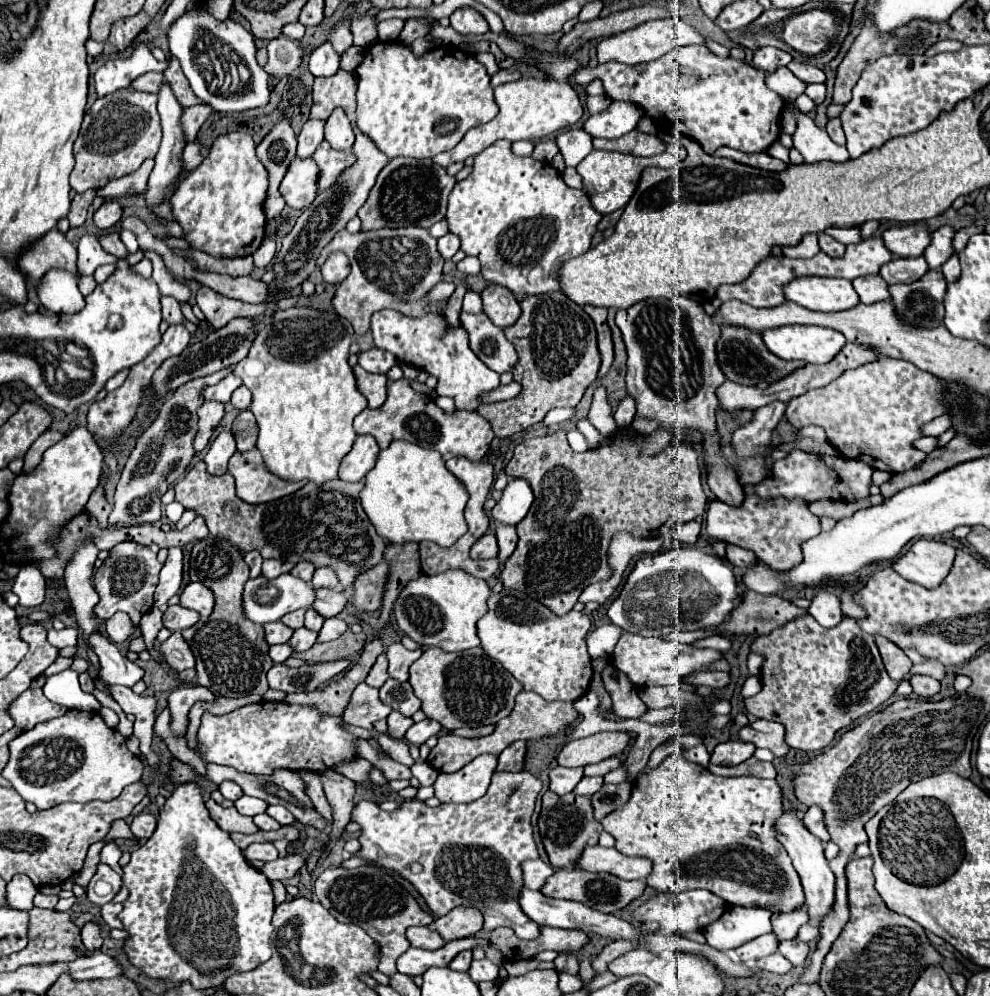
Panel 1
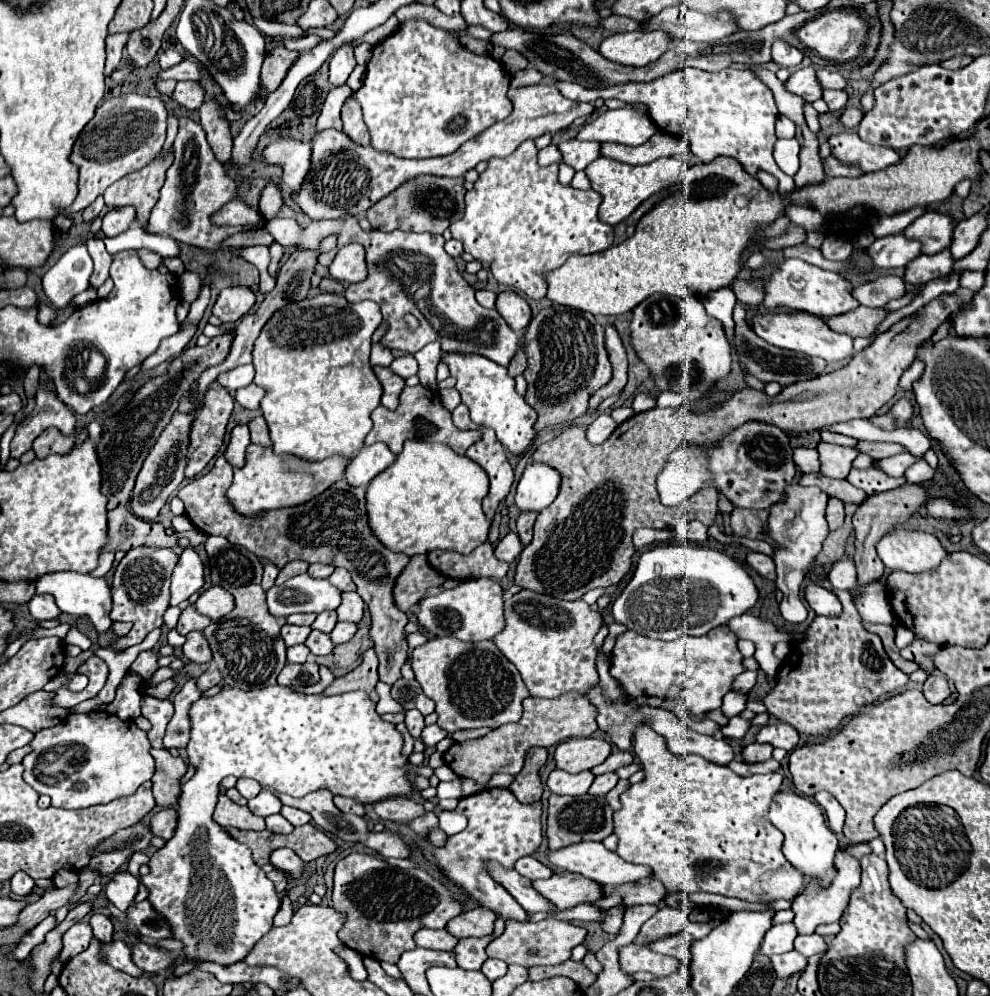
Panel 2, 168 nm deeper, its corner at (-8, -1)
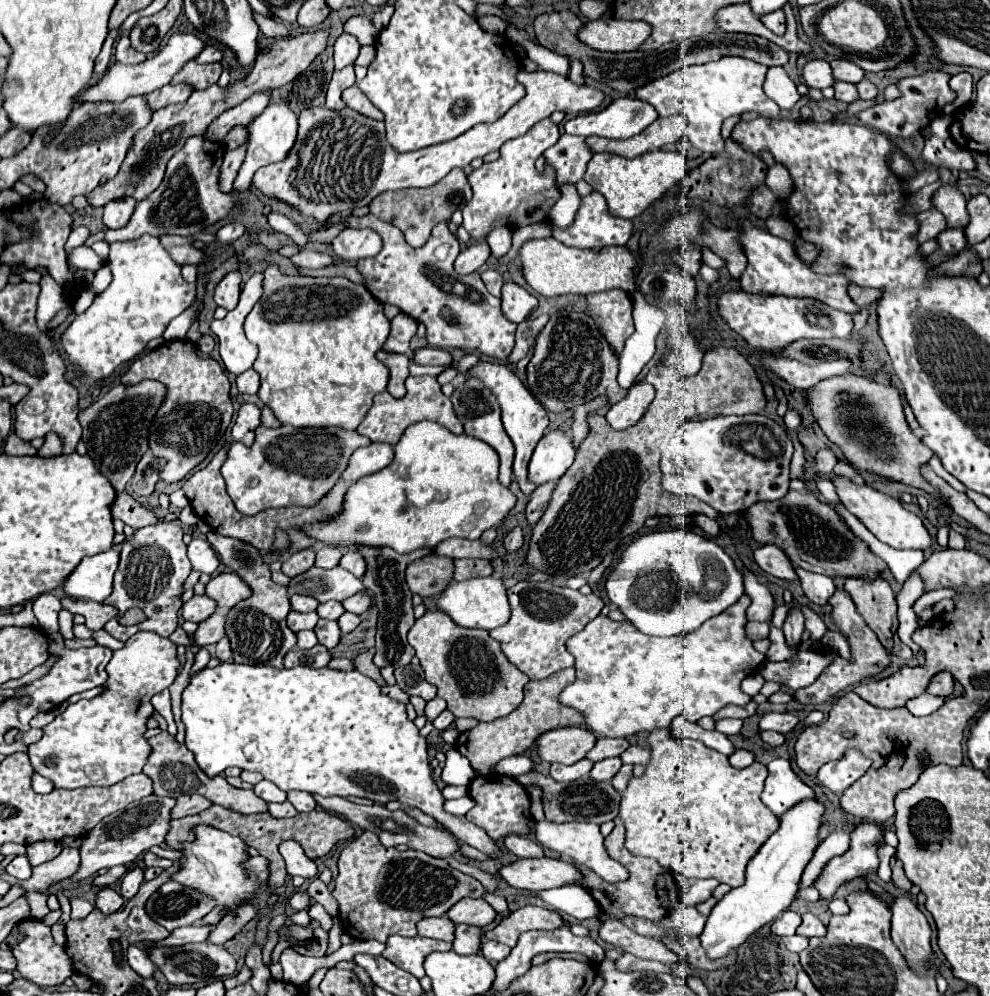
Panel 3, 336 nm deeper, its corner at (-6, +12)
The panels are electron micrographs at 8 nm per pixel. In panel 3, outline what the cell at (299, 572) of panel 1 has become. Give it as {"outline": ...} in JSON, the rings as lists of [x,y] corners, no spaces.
{"outline":[[[320,546],[316,550],[316,562],[314,562],[314,566],[334,568],[334,566],[338,566],[342,554],[344,554],[342,548],[336,548],[336,546]]]}

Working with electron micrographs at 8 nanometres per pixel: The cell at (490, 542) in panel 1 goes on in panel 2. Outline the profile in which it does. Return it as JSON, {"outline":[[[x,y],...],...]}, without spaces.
{"outline":[[[512,531],[506,537],[502,537],[498,541],[498,545],[494,547],[496,557],[502,561],[508,561],[508,563],[512,563],[520,555],[520,551],[522,551],[522,543],[518,541],[518,535]]]}

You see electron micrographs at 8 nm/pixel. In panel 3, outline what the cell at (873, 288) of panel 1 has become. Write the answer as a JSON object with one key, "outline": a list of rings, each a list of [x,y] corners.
{"outline":[[[850,284],[848,294],[862,308],[862,306],[870,306],[874,300],[878,300],[882,296],[882,288],[864,288],[858,284]]]}

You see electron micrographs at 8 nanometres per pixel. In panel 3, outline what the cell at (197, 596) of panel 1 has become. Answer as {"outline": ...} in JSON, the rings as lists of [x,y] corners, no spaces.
{"outline":[[[218,574],[206,584],[206,596],[222,608],[232,608],[250,596],[250,588],[236,574]]]}

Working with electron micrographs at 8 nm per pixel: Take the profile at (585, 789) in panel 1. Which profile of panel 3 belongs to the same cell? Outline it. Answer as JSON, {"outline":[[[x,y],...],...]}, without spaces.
{"outline":[[[620,758],[600,760],[600,762],[596,762],[594,768],[590,770],[590,778],[592,778],[592,780],[598,780],[598,782],[602,782],[602,780],[612,780],[614,774],[620,770],[620,766],[622,766]]]}

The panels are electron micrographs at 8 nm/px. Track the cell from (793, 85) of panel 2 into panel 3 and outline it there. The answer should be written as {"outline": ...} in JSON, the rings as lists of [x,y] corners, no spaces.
{"outline":[[[808,60],[802,70],[802,80],[808,88],[828,88],[834,84],[834,76],[830,64],[826,60]]]}

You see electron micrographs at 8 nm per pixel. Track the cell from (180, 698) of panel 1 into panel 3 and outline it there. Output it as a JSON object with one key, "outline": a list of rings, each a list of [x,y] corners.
{"outline":[[[224,636],[218,644],[216,644],[216,654],[214,654],[220,662],[228,662],[232,658],[232,652],[230,652],[230,644],[228,644],[228,638]]]}

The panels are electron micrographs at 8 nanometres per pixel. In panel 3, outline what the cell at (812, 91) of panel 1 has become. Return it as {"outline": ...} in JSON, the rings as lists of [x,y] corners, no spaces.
{"outline":[[[834,82],[834,92],[836,92],[836,100],[842,100],[842,102],[854,102],[858,98],[858,92],[856,92],[856,86],[854,84],[848,84],[848,82]]]}

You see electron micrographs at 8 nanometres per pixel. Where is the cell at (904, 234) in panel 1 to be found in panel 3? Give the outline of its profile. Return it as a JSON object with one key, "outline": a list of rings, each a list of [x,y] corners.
{"outline":[[[940,186],[940,190],[936,190],[932,196],[932,208],[944,214],[948,228],[964,228],[964,224],[968,224],[966,200],[958,188]]]}

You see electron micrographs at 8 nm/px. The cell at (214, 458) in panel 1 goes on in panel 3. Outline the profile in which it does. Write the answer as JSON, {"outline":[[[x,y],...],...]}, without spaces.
{"outline":[[[242,404],[232,426],[232,440],[250,446],[254,440],[254,430],[260,424],[260,408],[254,404]]]}

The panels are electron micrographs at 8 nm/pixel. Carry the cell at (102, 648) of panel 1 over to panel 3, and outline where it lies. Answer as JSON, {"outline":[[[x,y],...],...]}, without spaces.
{"outline":[[[116,550],[82,558],[74,572],[62,582],[64,596],[102,604],[112,594],[112,576],[116,572],[118,558],[120,554]]]}

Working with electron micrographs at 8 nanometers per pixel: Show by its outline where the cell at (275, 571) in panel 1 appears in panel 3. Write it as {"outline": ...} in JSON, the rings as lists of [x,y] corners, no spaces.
{"outline":[[[306,548],[306,550],[294,552],[290,558],[286,558],[282,562],[282,572],[288,578],[292,578],[292,576],[298,576],[300,572],[308,570],[312,564],[314,564],[314,550],[312,548]]]}

